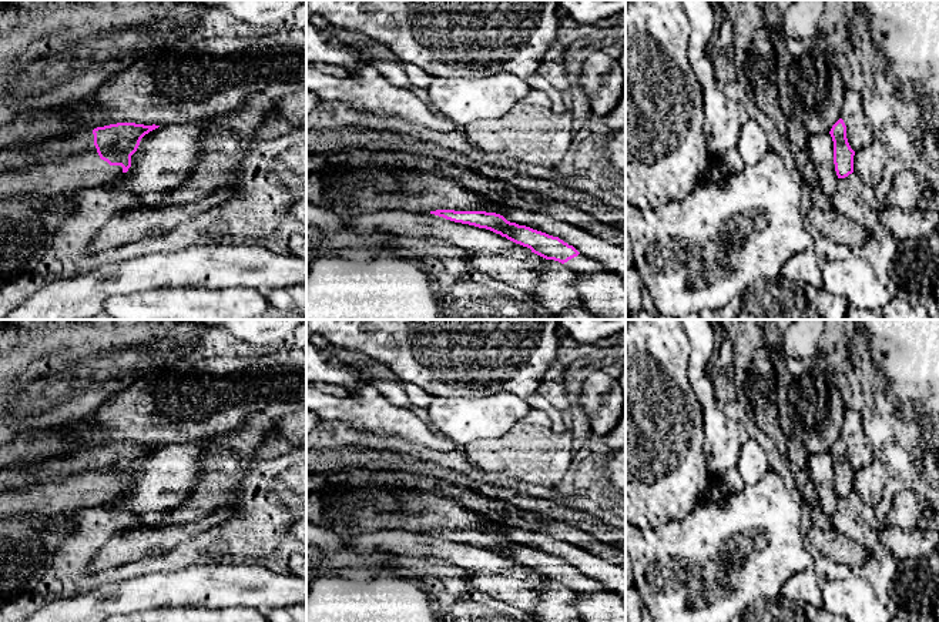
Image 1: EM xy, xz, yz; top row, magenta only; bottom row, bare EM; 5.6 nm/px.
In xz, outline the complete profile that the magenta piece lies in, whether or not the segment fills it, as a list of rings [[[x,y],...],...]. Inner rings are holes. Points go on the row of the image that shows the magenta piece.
[[[436,210],[430,211],[430,214],[455,223],[490,230],[516,244],[530,248],[531,253],[546,260],[554,260],[564,264],[577,274],[606,271],[600,261],[581,255],[573,245],[569,245],[559,237],[510,223],[496,213]]]

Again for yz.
[[[839,118],[829,131],[834,141],[834,164],[838,178],[845,178],[854,173],[854,156],[855,151],[851,148],[846,138],[846,126]]]

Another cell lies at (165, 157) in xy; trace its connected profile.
[[[205,123],[164,124],[145,134],[131,156],[131,167],[114,187],[150,198],[182,185],[205,150]]]

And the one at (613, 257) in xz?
[[[510,208],[503,217],[510,223],[559,237],[573,245],[581,255],[600,261],[606,271],[618,275],[626,282],[626,250],[623,247],[610,244],[576,225],[546,214]]]

